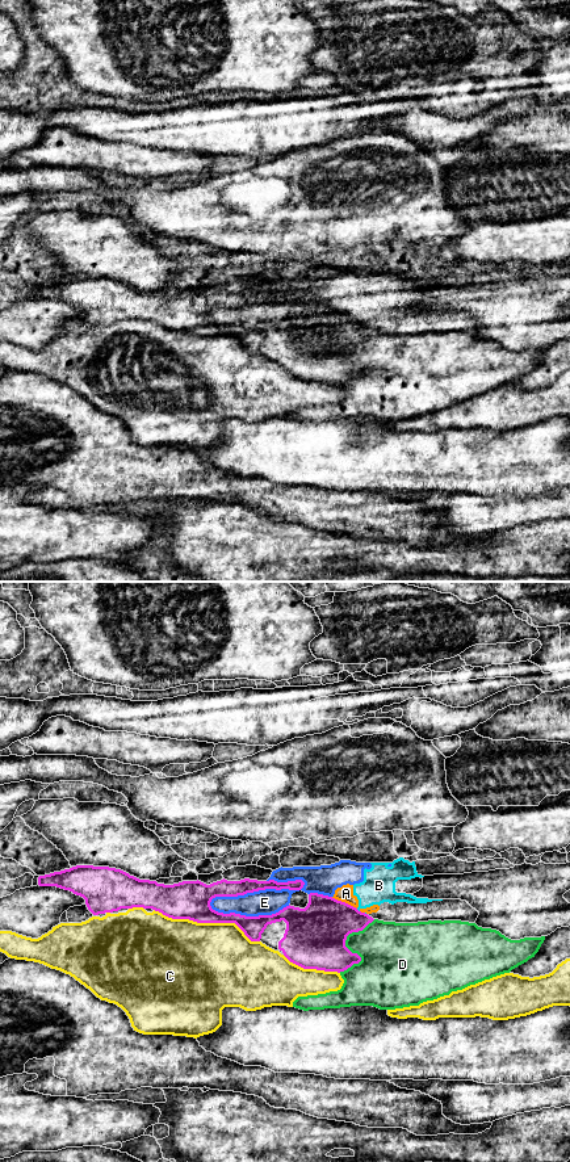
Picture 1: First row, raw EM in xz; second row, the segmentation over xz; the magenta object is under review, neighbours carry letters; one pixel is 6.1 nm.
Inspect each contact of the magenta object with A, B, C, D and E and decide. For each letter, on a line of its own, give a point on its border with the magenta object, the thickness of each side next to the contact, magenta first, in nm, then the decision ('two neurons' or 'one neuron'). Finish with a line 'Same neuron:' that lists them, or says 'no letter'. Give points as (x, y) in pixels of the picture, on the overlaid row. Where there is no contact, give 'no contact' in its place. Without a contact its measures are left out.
A: xz (344, 902) | 340/100 nm | two neurons
B: xz (357, 910) | 320/200 nm | two neurons
C: xz (206, 922) | 240/500 nm | two neurons
D: xz (346, 947) | 380/340 nm | two neurons
E: xz (256, 890) | 130/160 nm | two neurons
Same neuron: no letter

